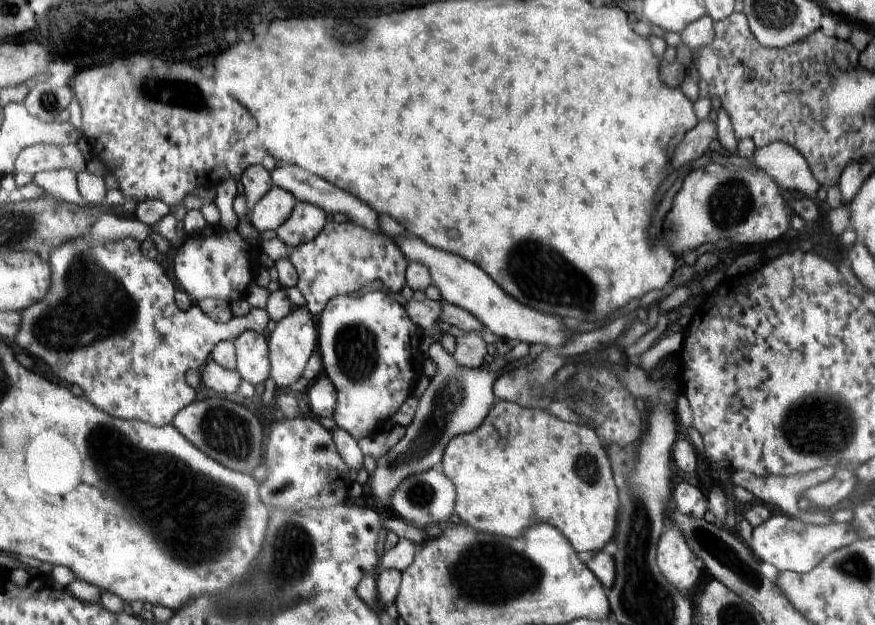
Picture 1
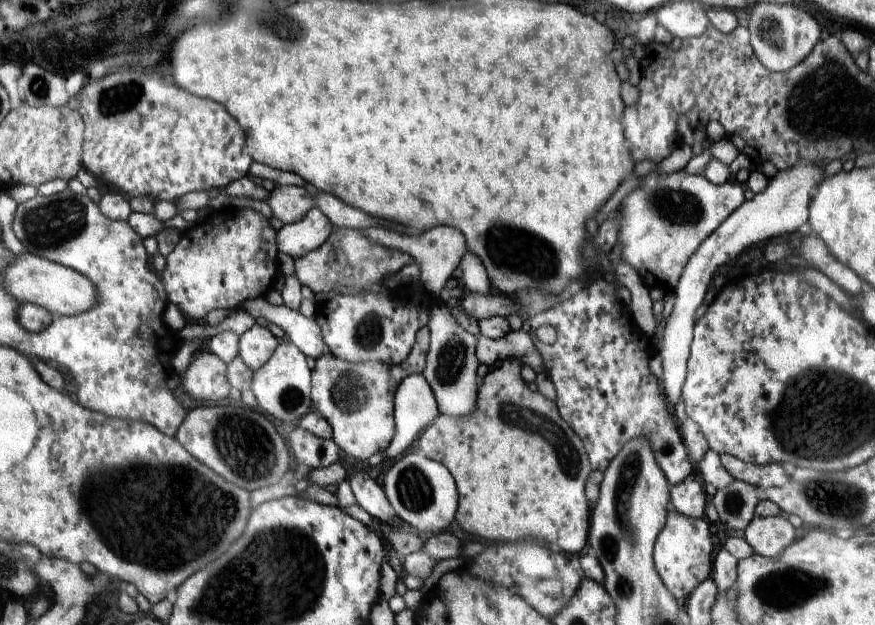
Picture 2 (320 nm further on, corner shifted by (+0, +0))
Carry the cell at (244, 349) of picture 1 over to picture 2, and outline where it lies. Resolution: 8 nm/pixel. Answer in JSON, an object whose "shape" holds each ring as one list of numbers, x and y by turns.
{"shape":[[254,323,239,337,238,357,254,372,272,360,272,352,276,352,277,346,278,340,270,330]]}

